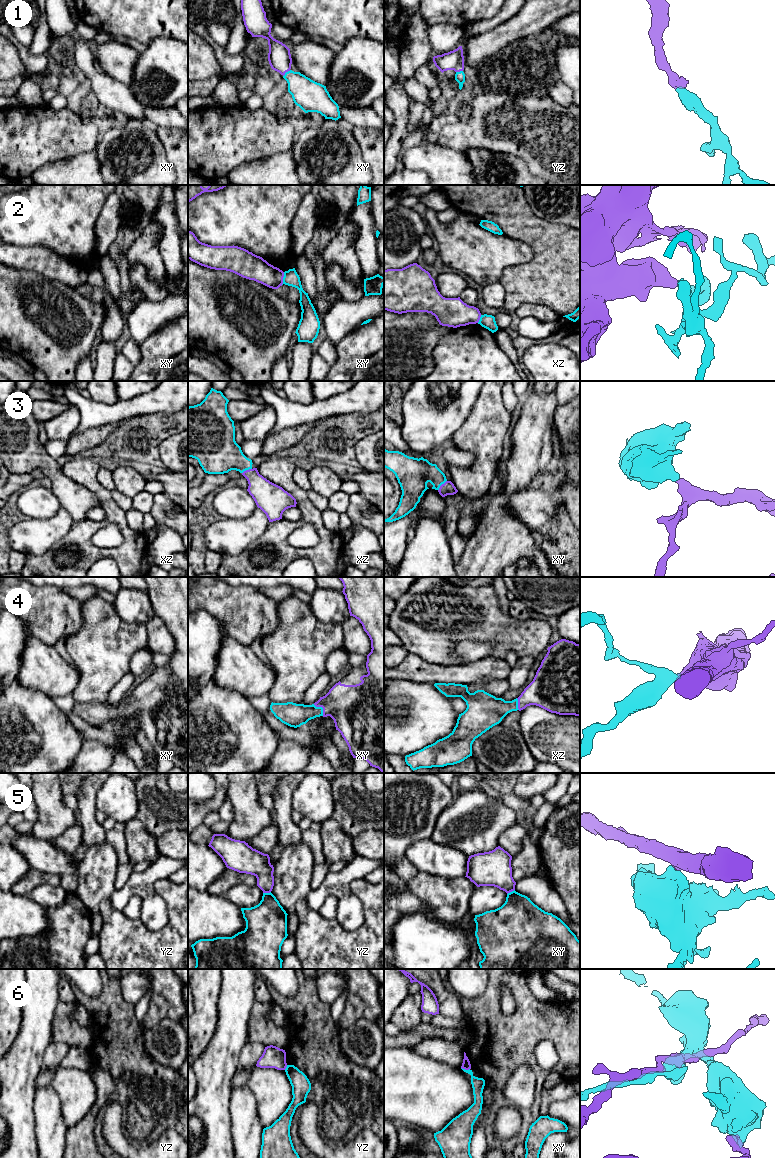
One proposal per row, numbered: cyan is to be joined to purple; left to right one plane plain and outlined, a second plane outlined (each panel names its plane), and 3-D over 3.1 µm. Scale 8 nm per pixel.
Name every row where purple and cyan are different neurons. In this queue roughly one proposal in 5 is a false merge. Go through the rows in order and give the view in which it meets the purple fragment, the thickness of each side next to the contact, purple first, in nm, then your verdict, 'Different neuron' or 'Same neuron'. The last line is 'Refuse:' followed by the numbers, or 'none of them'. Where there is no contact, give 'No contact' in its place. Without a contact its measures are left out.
1: Touches purple in xy. Thickness 190 nm (purple) against 240 nm. Same neuron
2: Touches purple in xy. Thickness 200 nm (purple) against 120 nm. Different neuron
3: Touches purple in xy. Thickness 110 nm (purple) against 260 nm. Same neuron
4: Touches purple in xy. Thickness 360 nm (purple) against 190 nm. Same neuron
5: Touches purple in yz. Thickness 200 nm (purple) against 340 nm. Different neuron
6: Touches purple in xy. Thickness 70 nm (purple) against 100 nm. Different neuron
Refuse: 2, 5, 6

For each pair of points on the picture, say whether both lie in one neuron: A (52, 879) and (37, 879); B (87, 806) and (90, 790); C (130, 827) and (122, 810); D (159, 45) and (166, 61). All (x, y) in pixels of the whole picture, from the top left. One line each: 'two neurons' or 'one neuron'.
A: one neuron
B: one neuron
C: two neurons
D: one neuron

